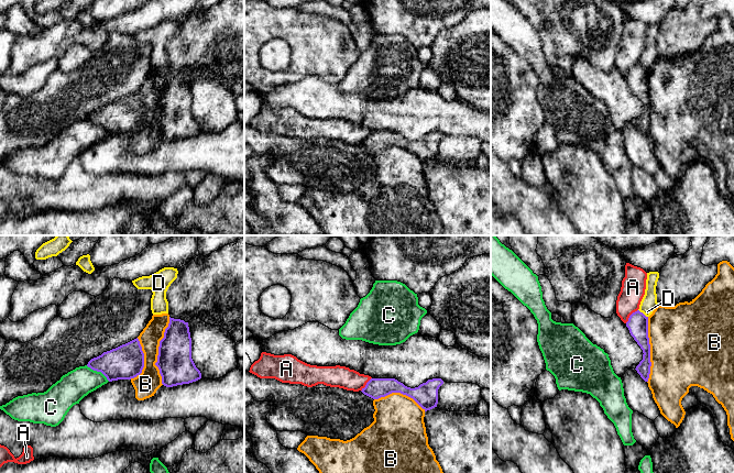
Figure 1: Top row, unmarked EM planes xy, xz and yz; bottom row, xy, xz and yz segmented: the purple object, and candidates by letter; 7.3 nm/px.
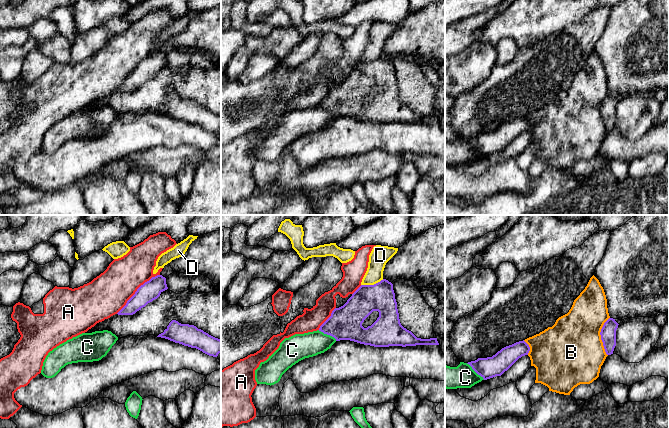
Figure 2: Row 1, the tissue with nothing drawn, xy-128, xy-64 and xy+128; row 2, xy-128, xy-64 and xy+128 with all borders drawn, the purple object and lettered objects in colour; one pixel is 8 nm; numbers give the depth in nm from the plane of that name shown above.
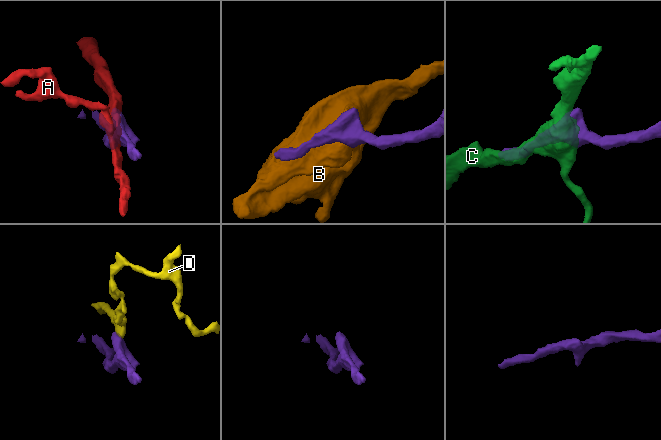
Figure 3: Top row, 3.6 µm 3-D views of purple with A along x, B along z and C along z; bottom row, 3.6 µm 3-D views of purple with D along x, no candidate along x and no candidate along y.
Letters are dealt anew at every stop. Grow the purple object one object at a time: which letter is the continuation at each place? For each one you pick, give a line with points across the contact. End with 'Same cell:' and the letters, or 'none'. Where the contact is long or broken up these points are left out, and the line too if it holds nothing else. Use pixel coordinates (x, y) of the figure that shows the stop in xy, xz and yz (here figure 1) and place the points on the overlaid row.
Same cell: none

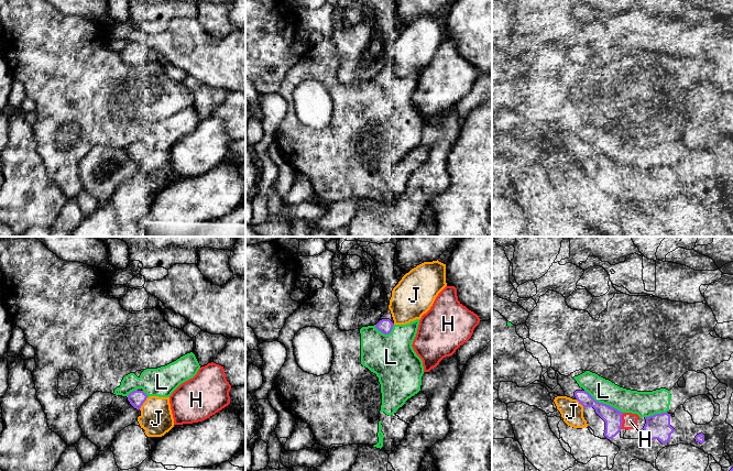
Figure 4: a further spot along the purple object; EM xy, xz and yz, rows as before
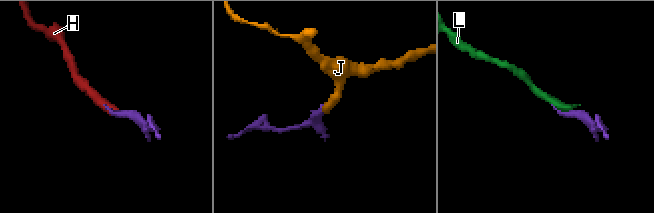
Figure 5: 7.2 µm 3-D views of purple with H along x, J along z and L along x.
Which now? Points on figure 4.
Same cell: L

